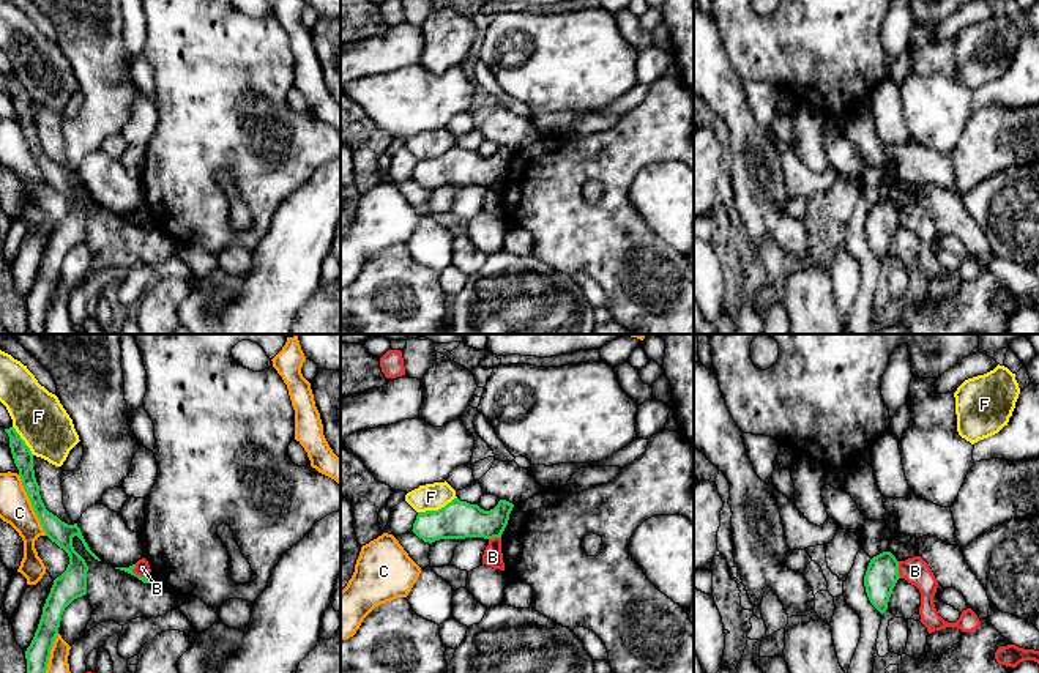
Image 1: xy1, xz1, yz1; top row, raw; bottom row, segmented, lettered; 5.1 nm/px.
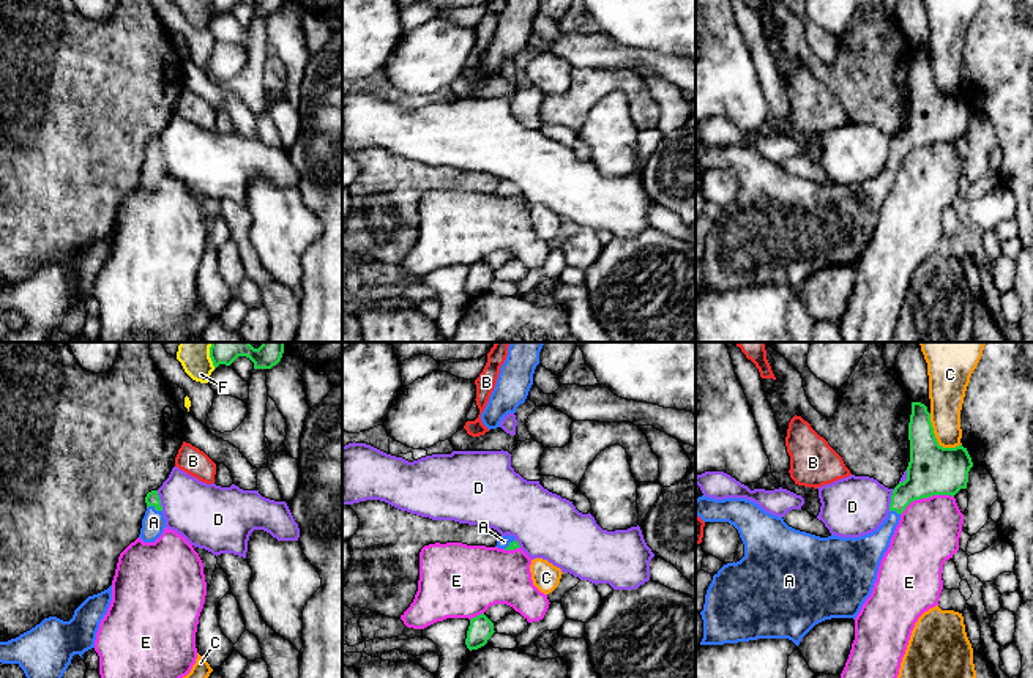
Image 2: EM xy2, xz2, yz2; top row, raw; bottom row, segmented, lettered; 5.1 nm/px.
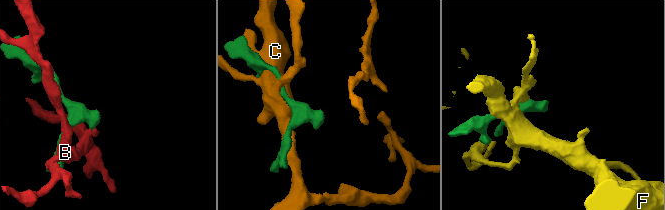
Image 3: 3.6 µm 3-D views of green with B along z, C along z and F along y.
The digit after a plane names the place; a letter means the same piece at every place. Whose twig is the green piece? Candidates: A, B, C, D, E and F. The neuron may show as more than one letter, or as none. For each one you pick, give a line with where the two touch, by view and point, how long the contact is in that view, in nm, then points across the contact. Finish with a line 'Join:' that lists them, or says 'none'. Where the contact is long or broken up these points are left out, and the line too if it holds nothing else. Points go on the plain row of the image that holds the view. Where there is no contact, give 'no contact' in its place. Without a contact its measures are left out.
A: contact xy2 (155, 155); length 80 nm; way xy2 (152, 145), (155, 155), (153, 169)
Join: A

